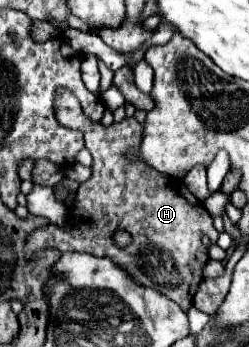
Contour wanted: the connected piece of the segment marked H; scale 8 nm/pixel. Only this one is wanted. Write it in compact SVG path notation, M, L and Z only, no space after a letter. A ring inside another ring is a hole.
M61 89L57 99L57 119L61 119L63 125L85 133L85 147L93 155L91 177L79 185L77 205L67 213L67 221L73 223L73 233L69 233L69 229L47 225L45 229L33 231L27 241L27 251L35 253L43 247L57 247L59 251L85 251L97 257L109 257L113 263L127 269L141 285L153 287L177 301L181 309L189 309L201 283L201 269L209 259L201 237L209 235L211 241L217 241L211 215L181 179L165 177L145 165L139 157L129 157L129 149L141 145L143 133L143 127L135 117L113 123L111 127L101 127L81 113L79 101L69 91ZM119 227L133 235L133 245L127 249L119 249L111 239L113 231Z

